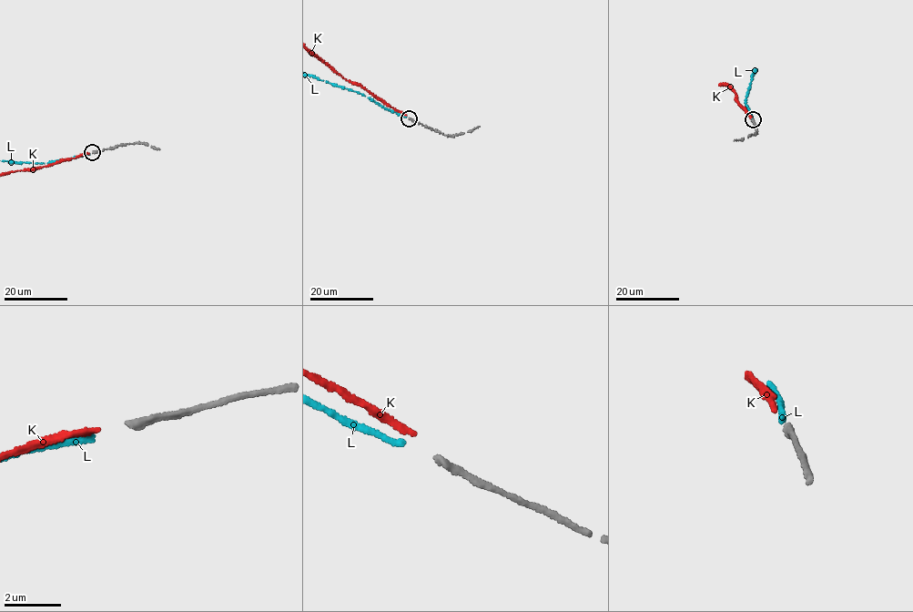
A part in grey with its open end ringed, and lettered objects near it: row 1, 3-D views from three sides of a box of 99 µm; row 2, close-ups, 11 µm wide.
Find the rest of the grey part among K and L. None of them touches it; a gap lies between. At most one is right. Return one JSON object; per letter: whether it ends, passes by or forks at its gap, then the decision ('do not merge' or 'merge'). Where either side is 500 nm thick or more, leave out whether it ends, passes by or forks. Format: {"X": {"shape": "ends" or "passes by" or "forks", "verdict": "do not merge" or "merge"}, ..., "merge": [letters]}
{"K": {"shape": "ends", "verdict": "do not merge"}, "L": {"shape": "ends", "verdict": "merge"}, "merge": ["L"]}

